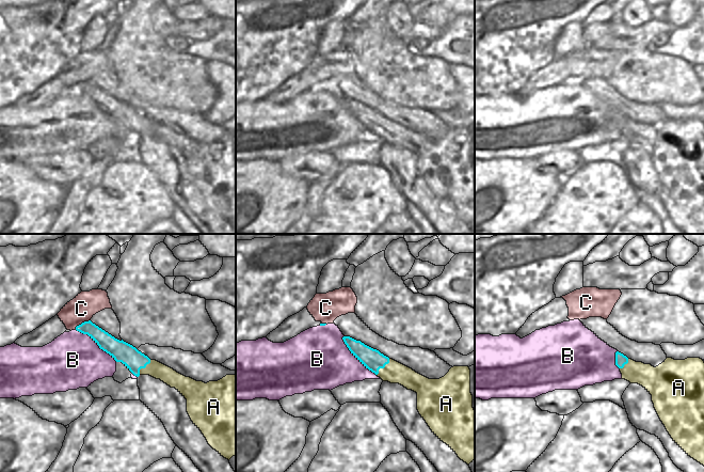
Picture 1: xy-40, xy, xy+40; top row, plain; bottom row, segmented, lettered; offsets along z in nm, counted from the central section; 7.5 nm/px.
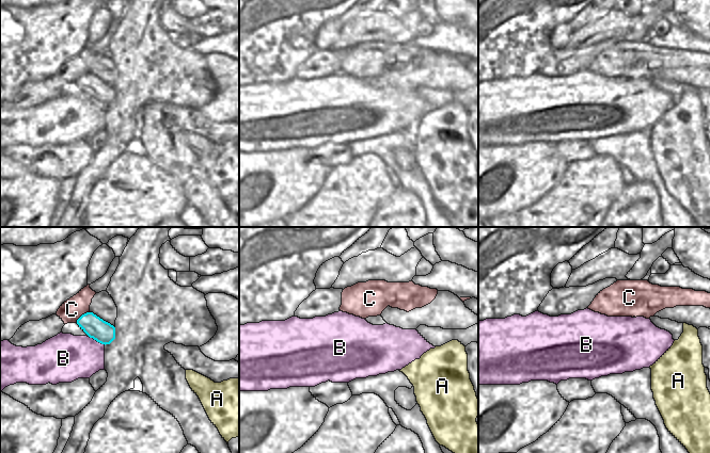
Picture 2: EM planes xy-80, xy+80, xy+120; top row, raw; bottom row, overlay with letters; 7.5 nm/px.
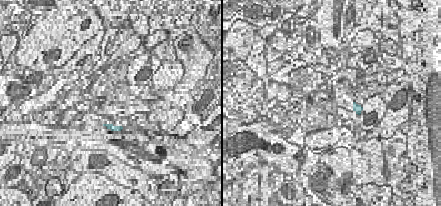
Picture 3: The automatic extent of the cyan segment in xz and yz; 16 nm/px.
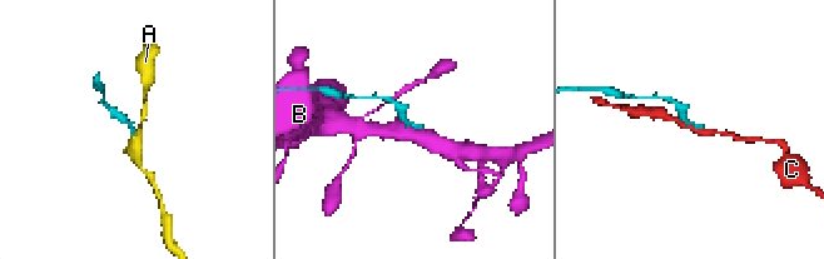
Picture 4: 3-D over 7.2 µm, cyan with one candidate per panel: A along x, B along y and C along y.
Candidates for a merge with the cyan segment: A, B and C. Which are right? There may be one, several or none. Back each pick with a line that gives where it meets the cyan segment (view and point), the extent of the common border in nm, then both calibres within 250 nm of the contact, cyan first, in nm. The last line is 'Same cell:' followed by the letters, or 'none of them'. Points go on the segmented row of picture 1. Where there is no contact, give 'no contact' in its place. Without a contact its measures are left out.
Same cell: none of them

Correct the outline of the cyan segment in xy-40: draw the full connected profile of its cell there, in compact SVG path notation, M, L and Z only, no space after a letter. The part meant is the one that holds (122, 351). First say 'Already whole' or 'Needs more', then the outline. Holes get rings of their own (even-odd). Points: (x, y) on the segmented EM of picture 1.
Already whole. M84 321L76 330L87 334L100 349L109 353L116 362L122 362L134 376L140 376L140 369L150 363L150 359L132 345L119 341L93 324Z

